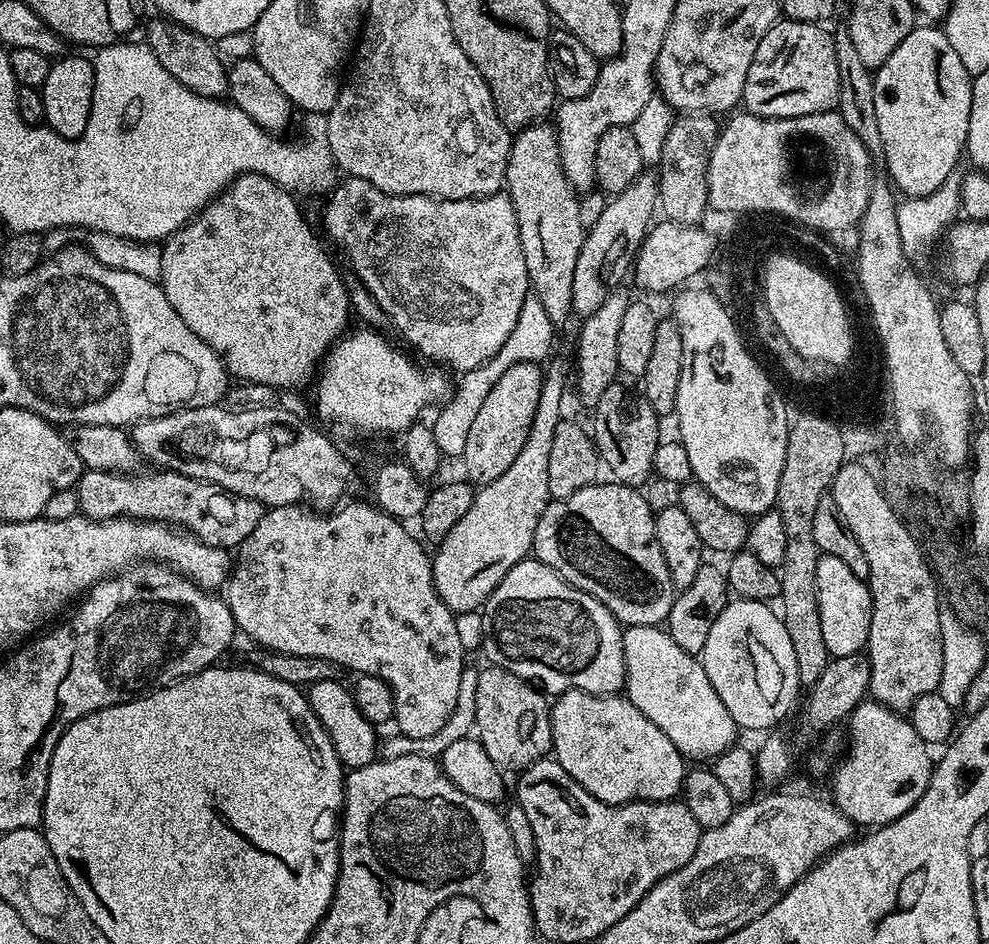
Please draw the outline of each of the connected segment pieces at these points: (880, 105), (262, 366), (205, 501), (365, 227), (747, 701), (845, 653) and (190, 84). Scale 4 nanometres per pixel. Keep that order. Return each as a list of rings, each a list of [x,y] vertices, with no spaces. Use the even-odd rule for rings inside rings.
[[[917,26],[912,29],[910,34],[906,34],[906,38],[902,38],[902,42],[898,46],[898,50],[894,50],[894,54],[890,54],[890,58],[886,58],[886,62],[882,62],[882,66],[880,68],[875,69],[874,72],[874,110],[878,114],[878,134],[882,134],[882,146],[884,147],[882,153],[882,159],[888,163],[888,172],[887,175],[890,177],[891,183],[895,185],[897,189],[903,194],[905,197],[911,198],[913,196],[925,196],[926,194],[930,194],[934,190],[938,190],[938,186],[942,186],[946,181],[953,179],[954,173],[952,172],[956,168],[956,163],[959,162],[960,156],[962,160],[962,153],[965,151],[967,142],[968,142],[968,131],[970,130],[970,106],[972,105],[972,82],[973,75],[972,73],[966,70],[966,66],[962,66],[962,58],[958,58],[957,52],[954,50],[954,46],[950,46],[950,38],[946,38],[946,34],[943,30],[936,26],[928,26],[932,28],[923,28],[923,26]]]
[[[248,172],[233,180],[212,203],[207,204],[200,211],[199,216],[189,220],[173,236],[163,241],[160,250],[162,274],[158,283],[164,289],[170,306],[174,306],[174,310],[178,310],[178,318],[182,318],[182,322],[186,322],[186,326],[190,326],[190,330],[194,330],[194,334],[198,334],[198,338],[202,342],[206,342],[206,346],[210,346],[220,355],[225,368],[237,381],[247,382],[251,385],[269,384],[273,390],[296,390],[299,389],[299,384],[306,383],[308,379],[311,381],[317,375],[318,369],[332,345],[345,335],[346,329],[349,327],[349,325],[347,326],[348,316],[350,318],[349,294],[345,277],[336,269],[335,262],[328,257],[327,250],[320,245],[319,238],[312,233],[312,228],[304,221],[299,206],[292,200],[295,200],[293,193],[281,188],[269,176]]]
[[[167,470],[153,473],[153,476],[137,475],[133,478],[123,472],[85,471],[74,489],[80,512],[90,520],[127,518],[179,526],[206,546],[225,550],[239,549],[241,542],[250,538],[250,530],[254,530],[264,517],[265,505],[245,496],[233,496],[217,484],[207,484]]]
[[[348,176],[339,184],[340,181],[331,189],[327,197],[329,200],[328,209],[324,212],[324,228],[332,235],[333,242],[344,251],[350,272],[364,283],[366,290],[389,316],[391,327],[395,330],[397,328],[422,355],[457,368],[457,373],[460,374],[474,370],[490,358],[494,358],[494,354],[502,350],[506,338],[510,338],[514,326],[521,320],[522,304],[530,294],[526,258],[522,258],[518,218],[514,214],[512,199],[506,194],[477,196],[475,200],[438,200],[435,196],[391,196],[357,176]]]
[[[729,599],[722,614],[714,618],[714,626],[710,626],[702,663],[706,678],[710,678],[710,686],[714,686],[718,698],[722,698],[722,706],[730,710],[730,718],[734,718],[736,727],[740,730],[774,727],[791,710],[796,695],[802,692],[798,658],[794,658],[794,645],[790,642],[790,634],[786,634],[786,626],[777,609],[775,612],[772,606],[762,600]]]
[[[821,555],[818,562],[818,614],[822,618],[822,639],[832,658],[852,658],[868,646],[872,595],[865,580],[858,578],[846,562],[833,556]]]
[[[159,18],[160,20],[147,21],[148,48],[194,94],[204,96],[207,100],[219,100],[228,96],[228,68],[220,61],[216,48],[211,39],[192,32],[186,26],[176,23],[174,20]]]

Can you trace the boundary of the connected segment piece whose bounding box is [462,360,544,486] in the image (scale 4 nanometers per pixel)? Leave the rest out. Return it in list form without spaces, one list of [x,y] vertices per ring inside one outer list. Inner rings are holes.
[[[527,360],[510,366],[510,370],[494,382],[486,402],[482,402],[482,407],[478,409],[462,457],[464,468],[468,471],[467,479],[473,485],[483,486],[494,482],[494,478],[502,478],[502,474],[514,466],[514,458],[522,454],[522,446],[526,446],[526,438],[532,429],[534,412],[538,410],[538,400],[542,398],[544,368],[538,365]]]

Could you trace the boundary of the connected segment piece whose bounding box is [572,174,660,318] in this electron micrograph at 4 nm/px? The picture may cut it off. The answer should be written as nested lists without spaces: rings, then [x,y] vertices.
[[[641,174],[637,180],[630,186],[626,186],[626,190],[615,193],[605,203],[602,210],[602,218],[598,218],[598,222],[594,222],[594,226],[587,229],[582,242],[582,250],[578,254],[578,266],[574,266],[574,290],[572,291],[572,311],[577,317],[587,318],[594,314],[594,310],[598,310],[598,306],[602,306],[602,302],[608,296],[610,290],[617,287],[616,284],[624,275],[629,275],[630,265],[634,260],[634,248],[628,245],[628,240],[639,242],[648,234],[648,229],[653,223],[652,211],[657,211],[658,197],[660,195],[660,186],[652,188],[652,183],[657,177],[652,174]]]

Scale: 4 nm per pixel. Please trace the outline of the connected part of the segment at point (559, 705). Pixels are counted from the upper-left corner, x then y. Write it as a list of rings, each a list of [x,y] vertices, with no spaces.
[[[561,692],[551,710],[554,759],[594,798],[607,804],[630,804],[634,800],[676,800],[681,795],[685,757],[623,695]]]

